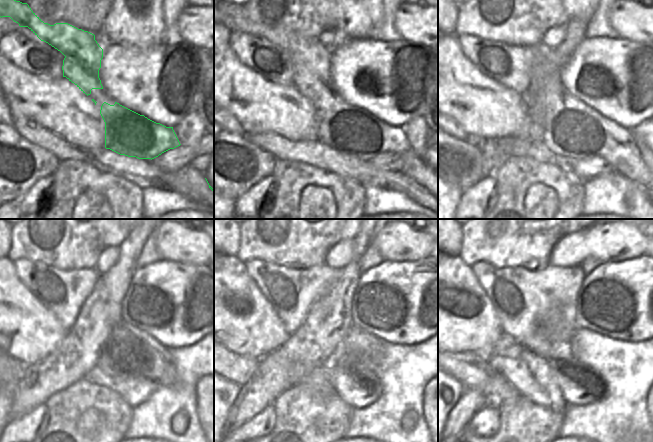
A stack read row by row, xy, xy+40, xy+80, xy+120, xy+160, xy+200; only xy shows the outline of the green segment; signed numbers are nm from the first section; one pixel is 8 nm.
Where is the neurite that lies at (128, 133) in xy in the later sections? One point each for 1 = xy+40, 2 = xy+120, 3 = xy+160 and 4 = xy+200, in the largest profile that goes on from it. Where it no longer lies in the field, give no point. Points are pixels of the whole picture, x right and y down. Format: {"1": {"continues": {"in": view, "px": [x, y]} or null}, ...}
{"1": {"continues": {"in": "xy+40", "px": [350, 130]}}, "2": {"continues": {"in": "xy+120", "px": [127, 352]}}, "3": {"continues": {"in": "xy+160", "px": [351, 351]}}, "4": {"continues": {"in": "xy+200", "px": [577, 329]}}}

